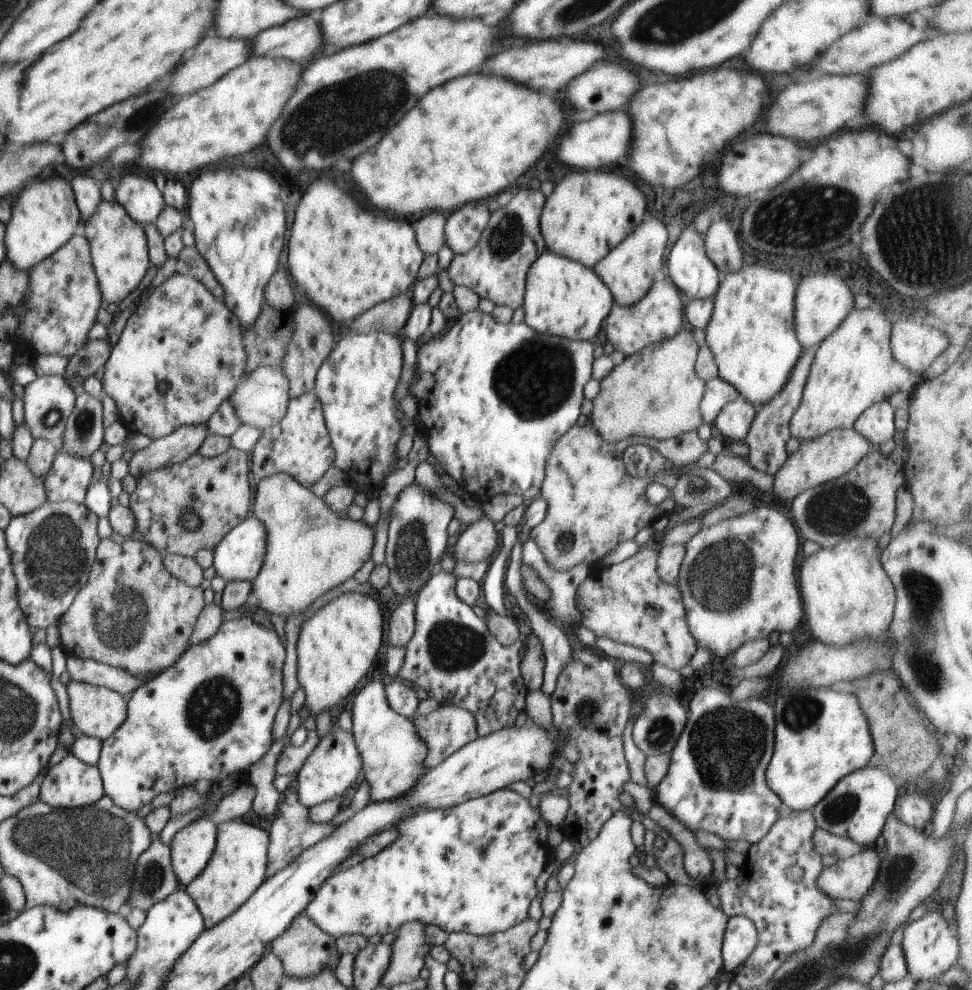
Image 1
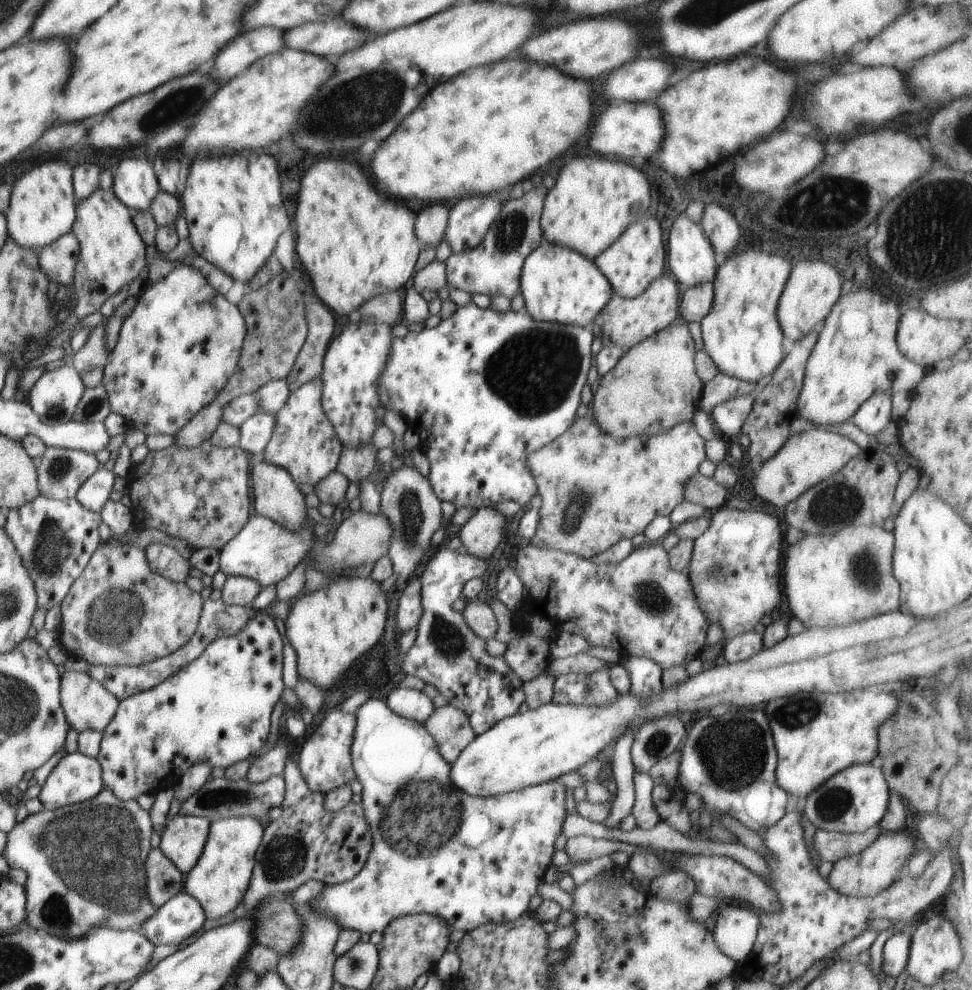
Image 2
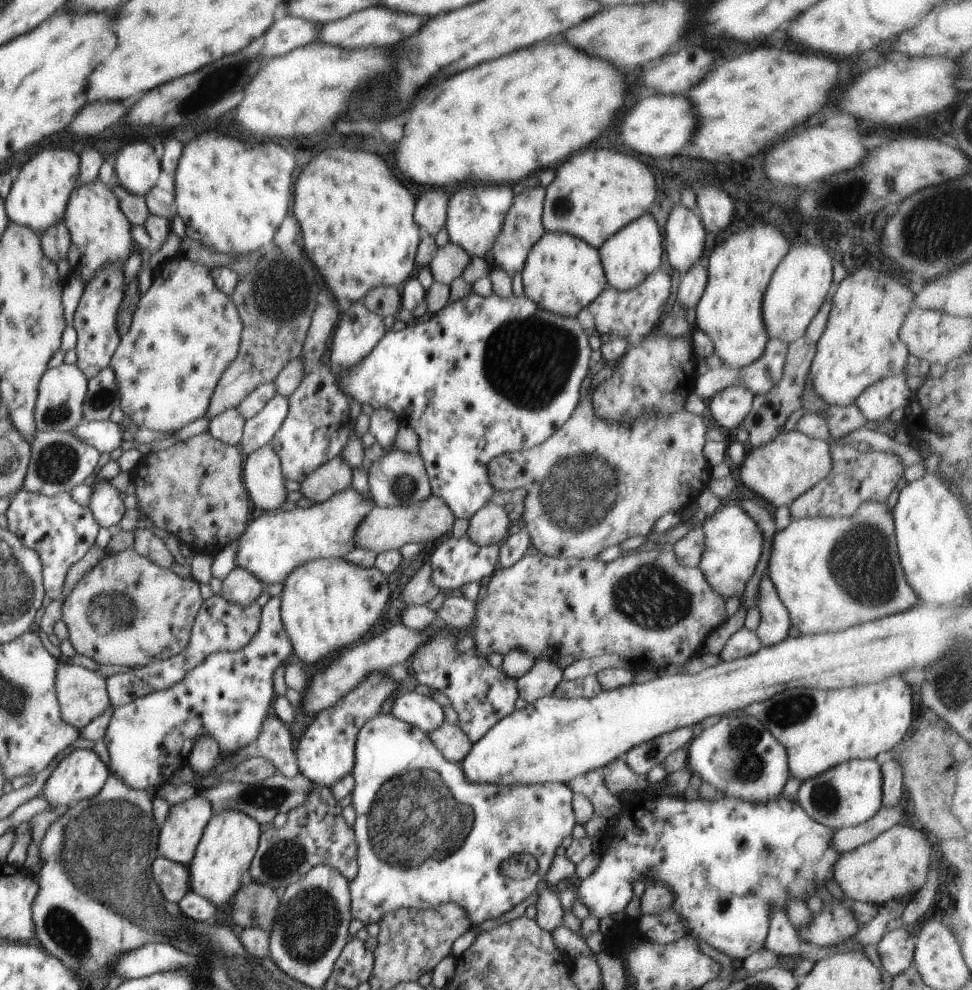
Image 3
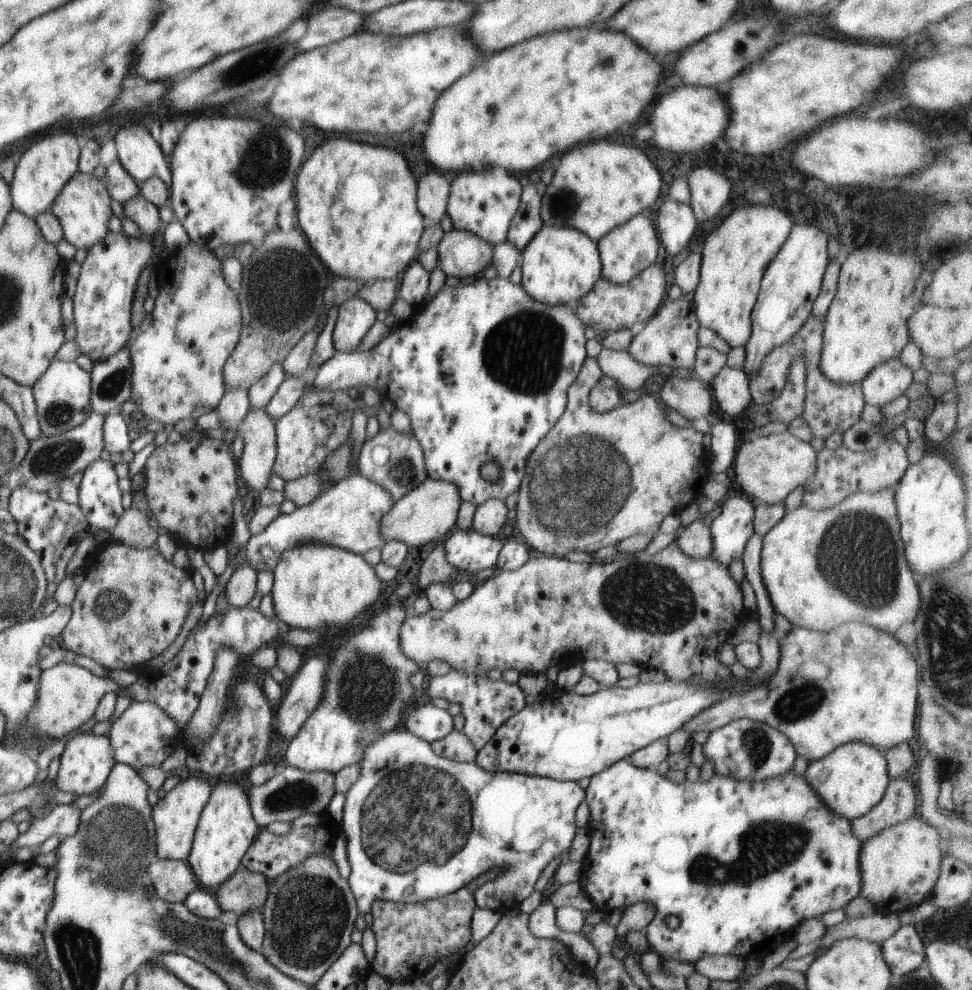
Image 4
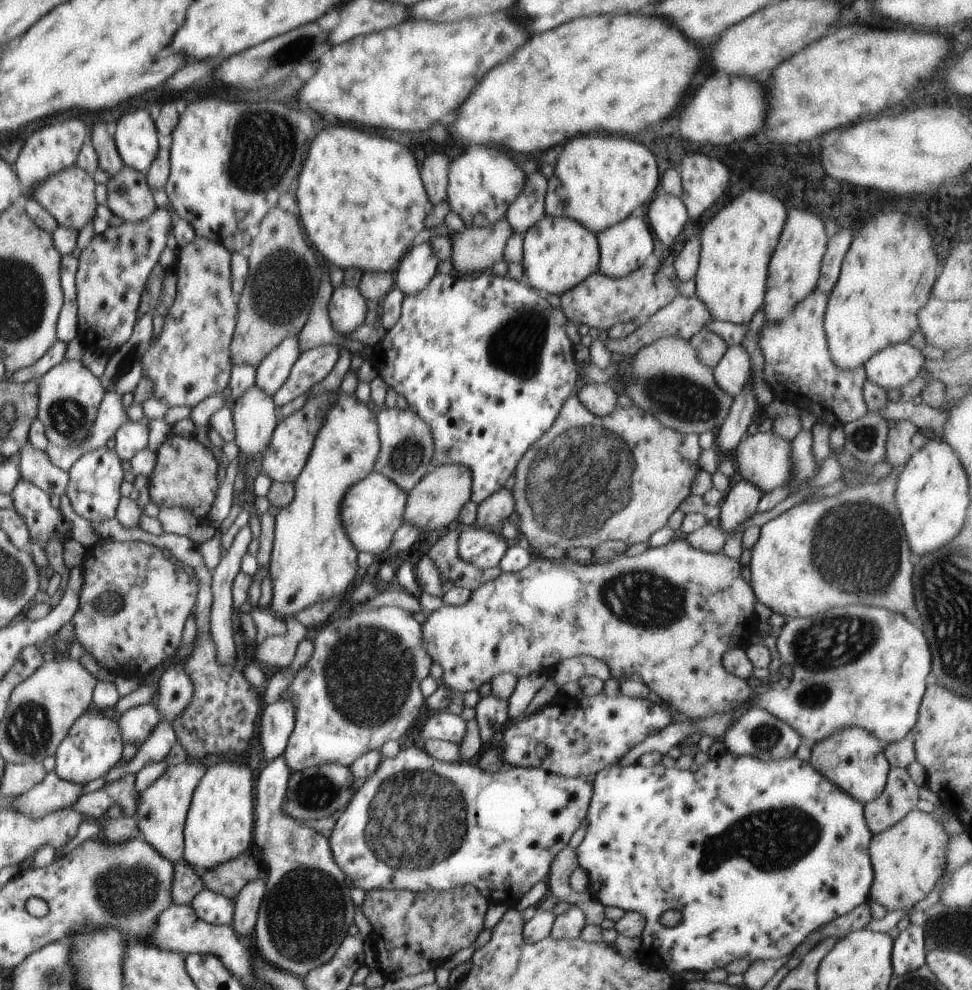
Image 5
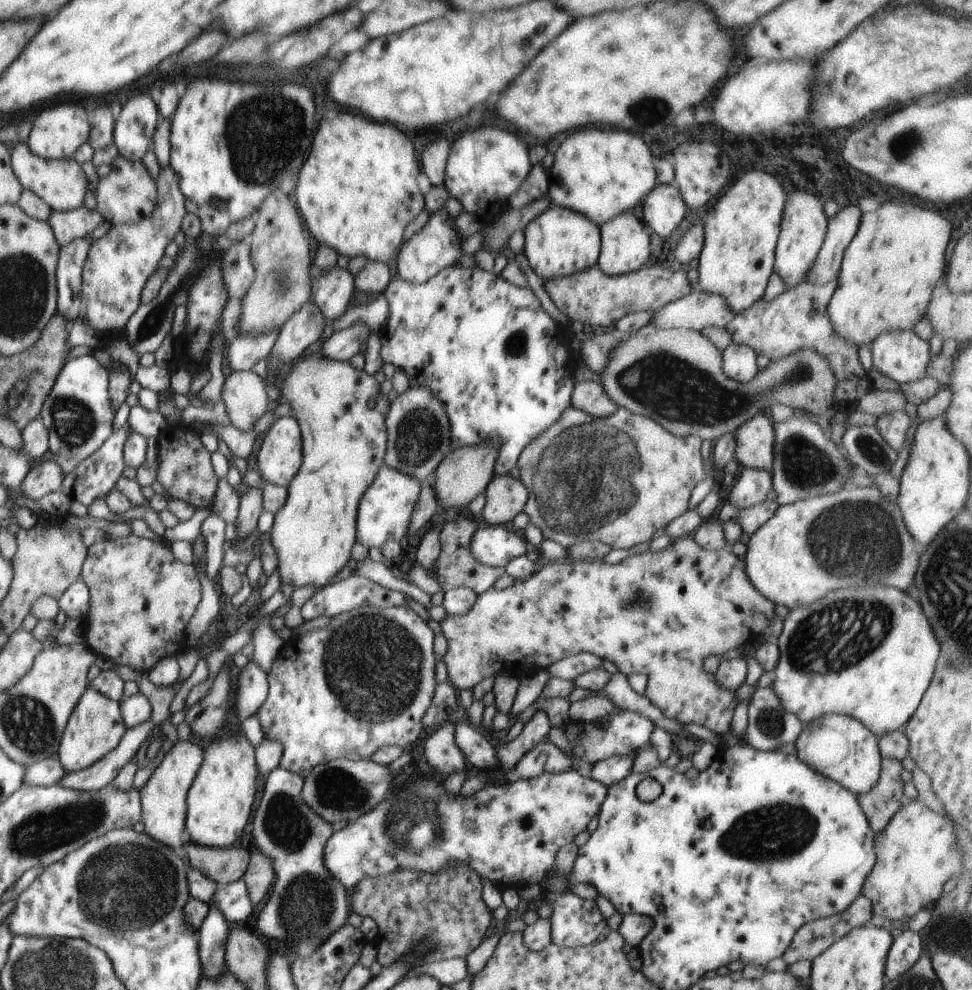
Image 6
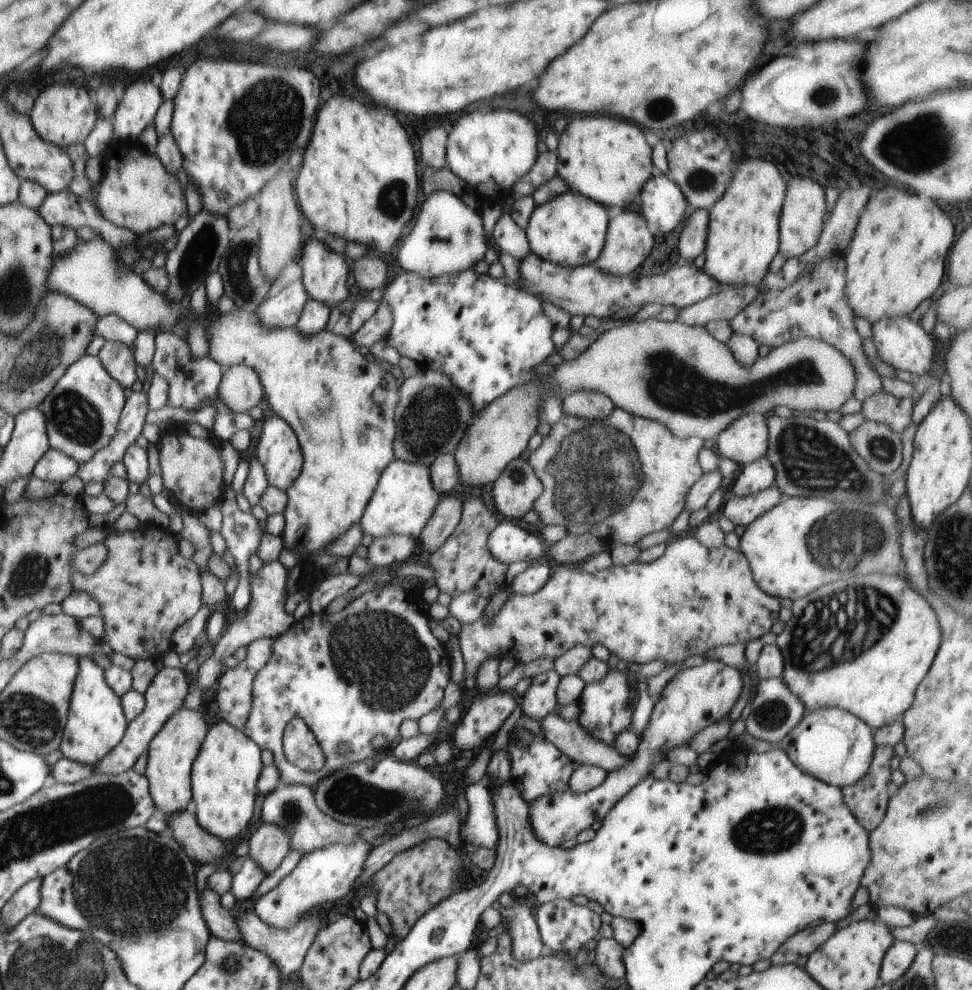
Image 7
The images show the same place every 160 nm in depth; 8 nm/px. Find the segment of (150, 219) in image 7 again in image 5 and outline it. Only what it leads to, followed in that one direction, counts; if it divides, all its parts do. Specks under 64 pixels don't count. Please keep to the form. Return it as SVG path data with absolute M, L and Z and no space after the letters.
M124 165L106 184L106 206L124 222L148 218L156 209L147 176Z

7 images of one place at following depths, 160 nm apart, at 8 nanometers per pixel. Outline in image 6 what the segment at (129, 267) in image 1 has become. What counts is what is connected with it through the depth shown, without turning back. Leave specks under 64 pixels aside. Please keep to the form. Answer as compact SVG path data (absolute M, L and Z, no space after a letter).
M16 143L10 147L11 164L16 178L23 189L30 190L38 198L42 198L52 210L68 212L84 206L86 191L88 190L88 178L82 170L82 166L73 157L59 159L40 158L34 154L28 143Z

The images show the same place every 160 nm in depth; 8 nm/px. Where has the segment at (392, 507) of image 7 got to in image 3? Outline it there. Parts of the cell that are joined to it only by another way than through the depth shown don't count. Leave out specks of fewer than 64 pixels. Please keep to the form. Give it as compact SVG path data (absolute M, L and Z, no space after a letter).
M346 487L342 492L331 496L327 501L314 503L307 508L294 506L289 511L264 512L254 521L248 522L243 535L239 538L240 549L237 566L249 570L262 584L283 582L291 570L303 562L315 558L343 558L355 549L355 534L365 516L376 507L371 495L358 492L354 487Z

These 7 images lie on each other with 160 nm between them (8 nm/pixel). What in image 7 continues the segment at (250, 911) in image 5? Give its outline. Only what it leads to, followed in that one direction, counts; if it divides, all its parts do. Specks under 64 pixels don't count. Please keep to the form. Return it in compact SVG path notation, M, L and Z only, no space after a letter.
M264 823L249 839L252 857L267 874L274 872L291 849L291 836L274 823Z

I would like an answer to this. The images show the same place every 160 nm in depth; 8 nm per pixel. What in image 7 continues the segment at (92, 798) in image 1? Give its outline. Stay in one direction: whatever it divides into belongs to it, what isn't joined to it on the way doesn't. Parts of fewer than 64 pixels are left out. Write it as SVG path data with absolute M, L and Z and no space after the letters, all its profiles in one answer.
M81 656L70 697L67 723L59 746L63 756L95 766L124 738L128 724L121 697L106 682L105 670L96 665L92 657Z

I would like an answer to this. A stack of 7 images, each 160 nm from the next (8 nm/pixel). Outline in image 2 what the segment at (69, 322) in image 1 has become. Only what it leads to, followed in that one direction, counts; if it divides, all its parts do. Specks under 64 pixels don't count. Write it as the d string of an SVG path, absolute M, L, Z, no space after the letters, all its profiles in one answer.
M72 231L63 234L38 251L40 268L49 276L50 280L53 279L59 284L67 284L71 287L72 297L68 302L73 300L74 304L73 276L79 252L79 240Z

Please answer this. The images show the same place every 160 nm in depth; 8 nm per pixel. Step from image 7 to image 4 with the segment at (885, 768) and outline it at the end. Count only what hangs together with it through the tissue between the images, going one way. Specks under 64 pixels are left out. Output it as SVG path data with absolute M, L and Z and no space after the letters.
M906 777L889 781L882 800L868 812L852 821L853 833L862 841L879 832L896 826L914 816L918 809L918 798L914 786Z

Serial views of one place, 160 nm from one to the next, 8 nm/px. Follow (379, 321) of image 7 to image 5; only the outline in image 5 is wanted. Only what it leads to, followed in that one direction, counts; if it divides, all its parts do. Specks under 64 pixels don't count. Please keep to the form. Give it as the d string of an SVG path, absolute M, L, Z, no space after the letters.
M318 345L304 351L294 363L286 382L273 394L273 401L278 406L287 405L304 395L314 384L328 376L338 362L340 345Z

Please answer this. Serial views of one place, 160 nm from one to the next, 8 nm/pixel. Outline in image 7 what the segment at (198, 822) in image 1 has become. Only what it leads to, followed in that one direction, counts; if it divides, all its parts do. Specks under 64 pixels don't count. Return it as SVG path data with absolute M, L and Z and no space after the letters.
M183 706L173 713L150 741L145 775L155 807L164 812L167 818L186 809L192 798L191 768L207 732L208 724L204 714L198 709Z

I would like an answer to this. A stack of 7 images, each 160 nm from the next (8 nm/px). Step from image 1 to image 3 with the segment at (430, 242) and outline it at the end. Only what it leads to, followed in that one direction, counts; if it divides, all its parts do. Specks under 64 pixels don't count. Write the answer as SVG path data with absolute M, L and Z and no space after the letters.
M432 188L416 199L414 220L420 230L433 237L447 221L447 204L451 193L448 190Z

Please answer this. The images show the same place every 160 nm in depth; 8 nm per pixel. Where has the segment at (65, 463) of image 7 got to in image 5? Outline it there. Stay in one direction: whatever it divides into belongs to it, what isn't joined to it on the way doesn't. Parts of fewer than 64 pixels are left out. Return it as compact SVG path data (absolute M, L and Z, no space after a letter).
M20 480L11 492L14 510L24 516L31 534L31 539L38 540L41 548L50 538L64 543L64 533L70 528L68 522L61 514L59 508L53 508L50 496L33 483Z

